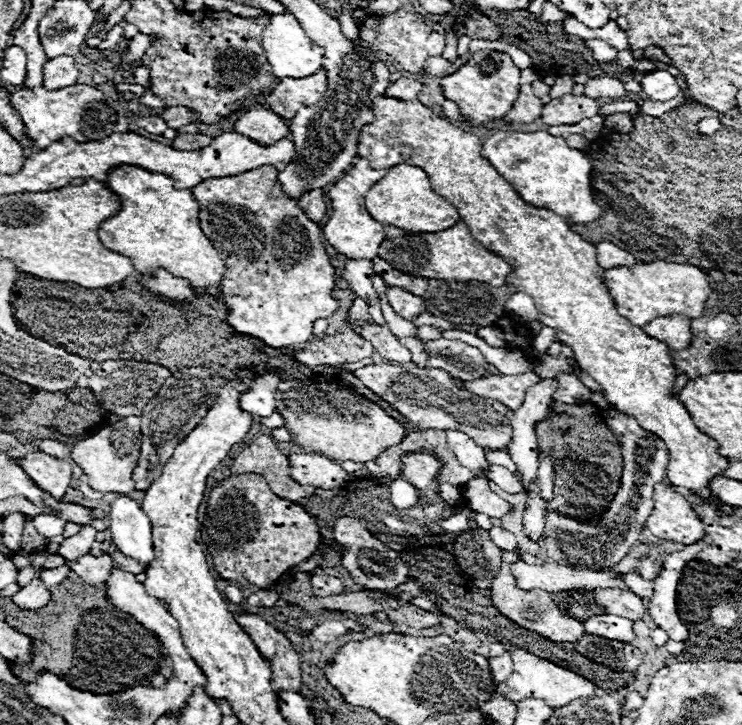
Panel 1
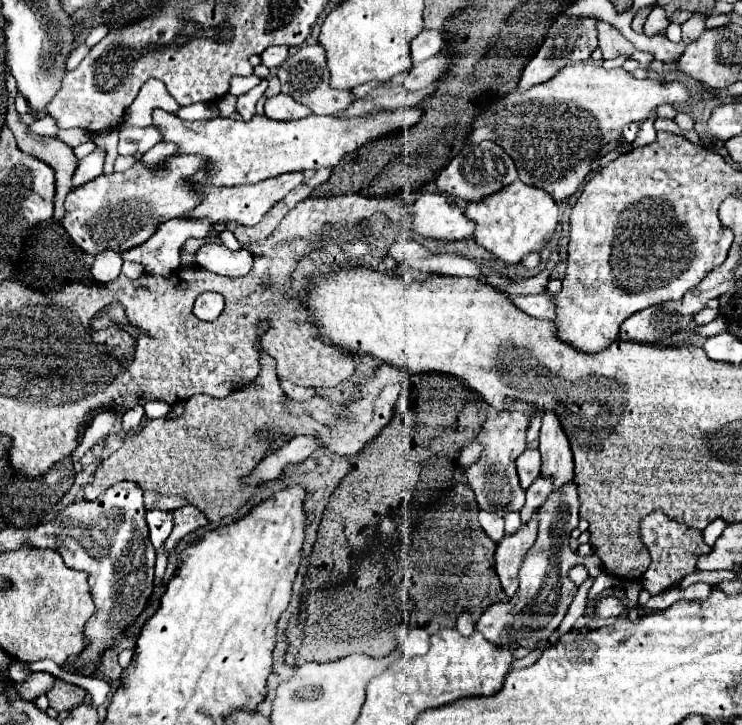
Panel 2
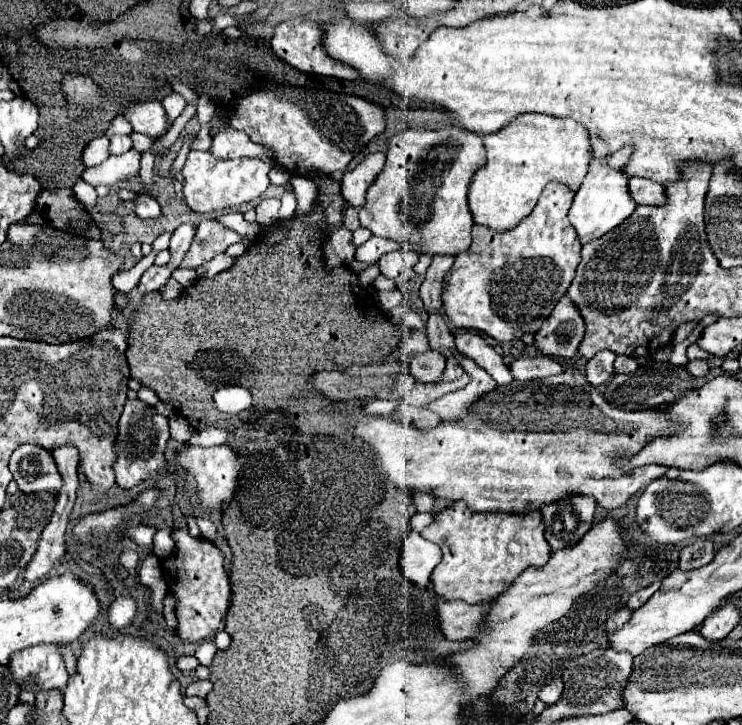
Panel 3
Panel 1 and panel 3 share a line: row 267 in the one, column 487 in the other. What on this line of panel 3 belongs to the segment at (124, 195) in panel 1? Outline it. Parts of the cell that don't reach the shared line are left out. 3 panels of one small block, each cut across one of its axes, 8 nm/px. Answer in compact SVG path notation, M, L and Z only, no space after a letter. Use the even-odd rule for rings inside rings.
M520 114L502 130L482 136L486 164L476 170L468 186L468 206L476 224L490 226L498 232L514 228L526 218L542 188L552 182L566 182L572 188L582 184L590 164L590 142L586 128L574 120L552 118L546 114Z

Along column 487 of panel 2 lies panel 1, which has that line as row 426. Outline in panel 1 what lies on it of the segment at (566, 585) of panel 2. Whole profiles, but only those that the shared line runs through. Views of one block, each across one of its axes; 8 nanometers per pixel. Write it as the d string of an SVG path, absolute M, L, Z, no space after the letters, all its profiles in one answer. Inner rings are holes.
M612 412L604 418L604 422L618 438L624 458L622 482L614 494L614 500L600 516L586 522L546 510L546 532L540 540L540 546L550 560L556 564L566 564L566 568L606 570L616 566L638 542L640 532L646 526L646 520L654 508L654 484L666 478L670 452L656 434L642 430L632 416L620 412Z

